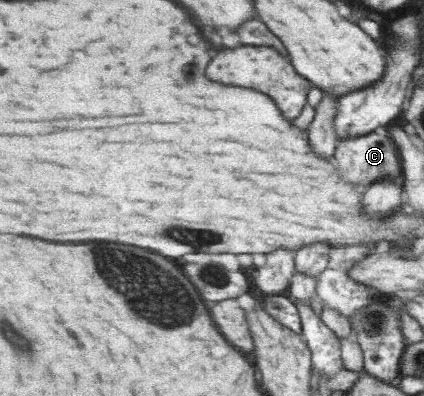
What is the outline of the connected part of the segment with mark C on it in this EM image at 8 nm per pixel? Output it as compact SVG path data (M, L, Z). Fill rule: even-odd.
M382 130L373 131L366 135L357 135L356 137L344 138L343 140L339 141L334 157L340 164L340 172L343 172L345 180L349 180L349 182L355 182L355 184L363 184L363 186L367 186L367 184L371 184L371 182L375 182L375 180L385 180L385 176L389 176L389 178L393 178L393 180L397 178L395 181L404 181L400 151L397 150L397 146L394 144L394 141L390 139L388 134Z

